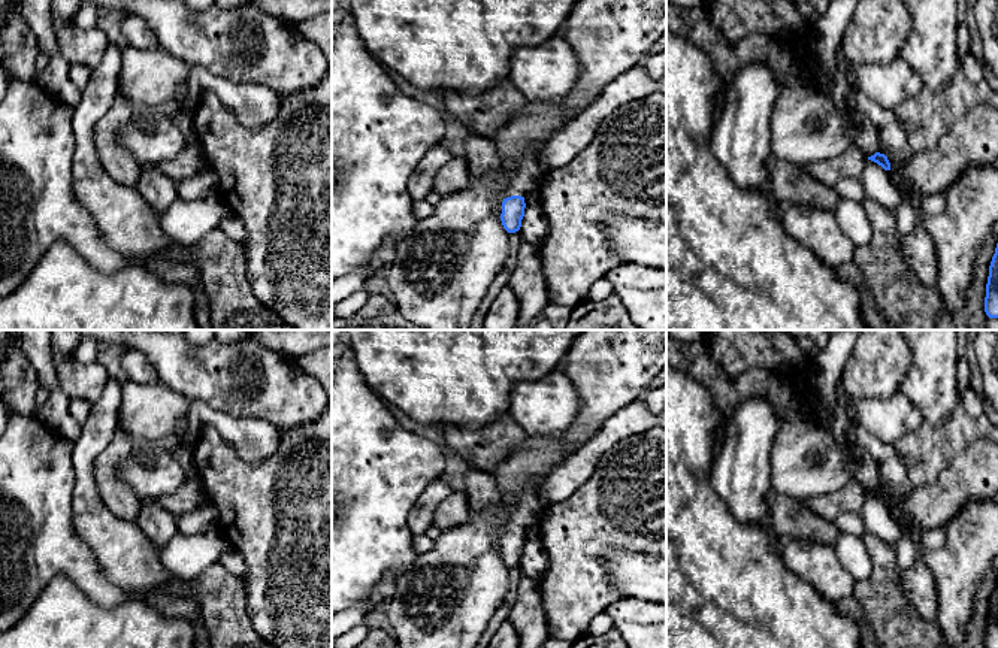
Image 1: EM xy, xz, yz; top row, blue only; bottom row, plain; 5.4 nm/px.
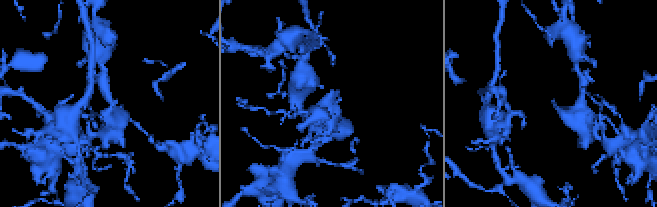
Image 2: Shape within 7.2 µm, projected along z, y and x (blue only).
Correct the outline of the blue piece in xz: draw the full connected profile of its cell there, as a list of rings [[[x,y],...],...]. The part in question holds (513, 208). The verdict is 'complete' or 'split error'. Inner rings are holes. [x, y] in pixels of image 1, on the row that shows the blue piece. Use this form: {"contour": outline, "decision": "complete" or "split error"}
{"contour": [[[538,146],[532,148],[527,157],[515,166],[514,175],[509,176],[503,188],[500,221],[508,233],[520,230],[526,208],[524,196],[538,191],[544,179],[538,167],[539,154]]], "decision": "split error"}

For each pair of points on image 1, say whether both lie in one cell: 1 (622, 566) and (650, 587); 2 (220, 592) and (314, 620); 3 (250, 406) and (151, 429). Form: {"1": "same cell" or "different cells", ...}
{"1": "same cell", "2": "different cells", "3": "different cells"}

